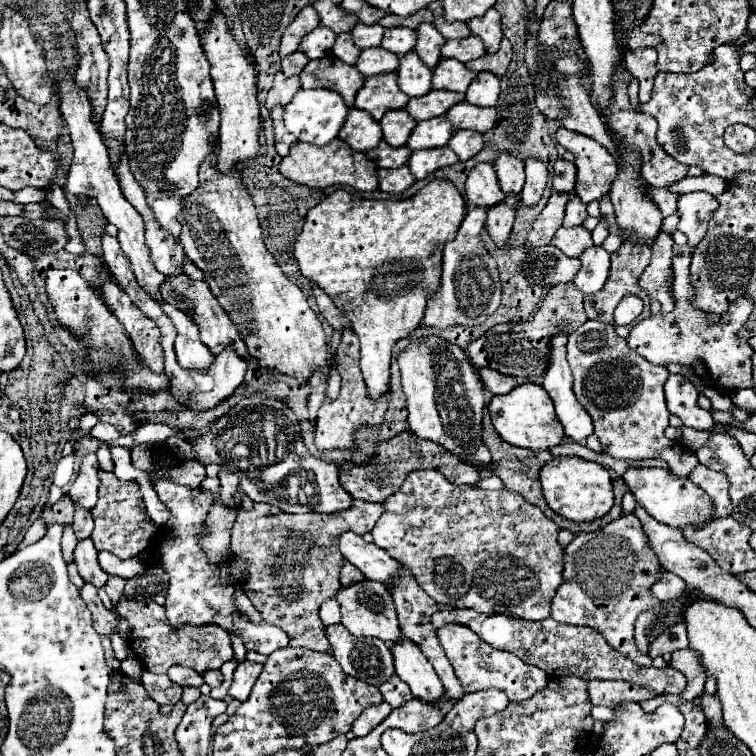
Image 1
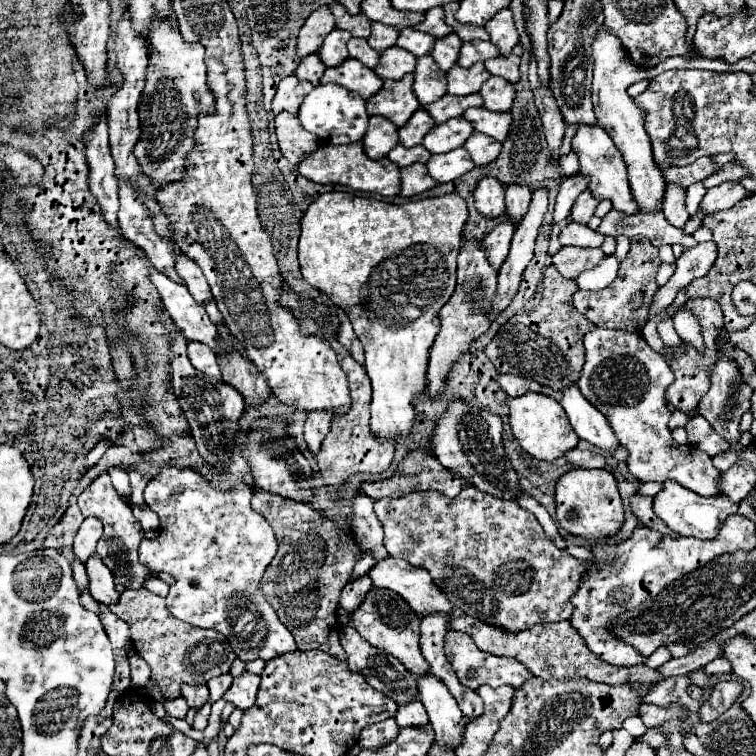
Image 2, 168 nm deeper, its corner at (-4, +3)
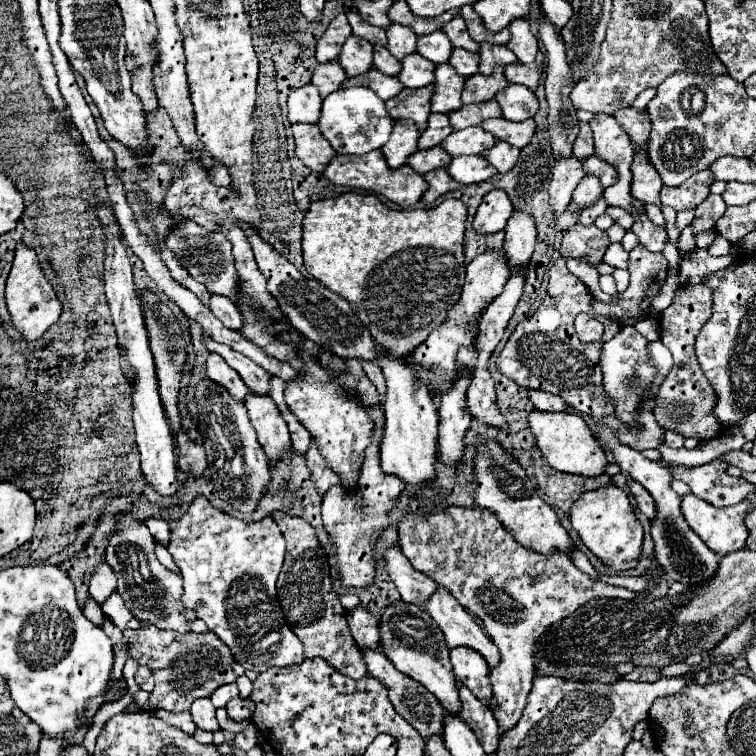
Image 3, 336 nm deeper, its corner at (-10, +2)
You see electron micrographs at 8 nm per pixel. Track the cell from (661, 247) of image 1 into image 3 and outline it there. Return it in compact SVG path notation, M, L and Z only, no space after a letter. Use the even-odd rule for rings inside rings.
M708 170L704 172L698 172L694 176L690 176L684 184L680 186L664 186L662 192L660 192L660 200L666 204L666 206L672 206L676 212L682 212L682 210L692 210L696 208L710 192L708 192L708 186L712 184L712 176L708 176Z

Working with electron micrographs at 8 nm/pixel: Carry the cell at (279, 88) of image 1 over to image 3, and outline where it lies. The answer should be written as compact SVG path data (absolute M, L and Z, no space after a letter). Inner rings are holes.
M304 84L288 94L288 120L294 122L310 122L316 124L320 118L322 98L318 88L312 84Z

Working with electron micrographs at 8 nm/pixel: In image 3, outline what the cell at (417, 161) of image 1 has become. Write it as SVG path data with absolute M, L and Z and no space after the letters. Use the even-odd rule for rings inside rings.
M456 156L446 170L460 184L482 182L496 174L496 168L492 168L484 156Z

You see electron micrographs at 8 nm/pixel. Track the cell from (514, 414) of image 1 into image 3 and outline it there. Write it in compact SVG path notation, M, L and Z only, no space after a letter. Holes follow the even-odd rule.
M534 410L528 414L530 430L536 438L536 446L542 452L544 460L560 472L570 474L582 474L582 476L598 476L604 472L606 466L606 454L602 446L592 436L588 424L582 416L570 414L570 412L540 412Z

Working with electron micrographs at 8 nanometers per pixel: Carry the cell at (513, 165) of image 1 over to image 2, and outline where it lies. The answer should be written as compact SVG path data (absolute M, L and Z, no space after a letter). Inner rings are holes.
M508 185L506 187L506 215L508 221L518 225L526 215L526 207L530 205L530 189L522 185Z

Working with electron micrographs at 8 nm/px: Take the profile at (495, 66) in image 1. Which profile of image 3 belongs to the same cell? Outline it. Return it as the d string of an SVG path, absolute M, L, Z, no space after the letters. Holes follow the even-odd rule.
M538 52L536 60L530 62L530 64L522 64L522 62L508 64L508 66L504 66L504 76L510 82L522 84L522 86L526 86L530 90L536 90L540 74L542 74L542 60L544 60L544 56L542 56L542 52Z

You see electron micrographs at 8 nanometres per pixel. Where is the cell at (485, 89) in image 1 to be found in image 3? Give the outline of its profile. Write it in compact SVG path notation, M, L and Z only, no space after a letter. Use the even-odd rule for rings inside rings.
M508 84L502 92L496 94L496 100L502 108L502 116L512 122L532 118L538 110L538 100L534 92L524 88L522 84Z

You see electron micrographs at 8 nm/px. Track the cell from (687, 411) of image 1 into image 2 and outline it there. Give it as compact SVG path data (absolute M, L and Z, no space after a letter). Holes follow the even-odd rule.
M696 415L692 421L688 421L686 431L688 431L690 445L702 449L710 457L730 451L730 443L726 443L726 439L722 439L702 415Z

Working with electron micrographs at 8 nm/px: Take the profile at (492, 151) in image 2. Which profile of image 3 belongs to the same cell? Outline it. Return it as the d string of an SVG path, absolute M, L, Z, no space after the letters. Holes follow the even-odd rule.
M498 140L492 148L488 148L488 152L484 152L484 158L486 158L498 172L504 174L504 172L508 172L508 170L516 164L518 154L520 154L518 148L510 146L510 144L502 142L502 140Z

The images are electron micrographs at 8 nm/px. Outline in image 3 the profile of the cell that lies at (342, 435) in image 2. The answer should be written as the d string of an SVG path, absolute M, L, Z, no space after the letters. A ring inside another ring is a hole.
M358 378L356 386L356 396L360 398L362 408L374 422L374 432L370 436L370 446L366 448L366 456L360 468L358 484L354 490L342 488L342 484L334 484L324 496L322 496L322 524L332 536L332 544L336 546L336 558L338 558L338 572L340 580L346 586L366 586L374 578L374 550L372 544L380 536L380 532L388 526L386 512L396 504L398 494L404 490L404 482L394 476L386 474L380 466L380 456L378 456L378 446L382 440L382 428L384 428L384 410L380 402L380 394L376 392L374 384L366 378Z

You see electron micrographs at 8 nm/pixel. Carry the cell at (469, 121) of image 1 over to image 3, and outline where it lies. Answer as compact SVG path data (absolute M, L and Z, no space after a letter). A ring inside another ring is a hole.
M488 118L482 122L484 130L490 132L494 138L504 140L516 148L524 148L524 144L530 142L534 134L534 120L522 120L522 122L512 122L506 118Z

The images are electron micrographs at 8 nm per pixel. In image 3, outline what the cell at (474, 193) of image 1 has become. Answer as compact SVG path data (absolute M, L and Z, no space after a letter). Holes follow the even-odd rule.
M494 188L482 198L482 204L476 212L472 226L480 234L492 234L492 232L504 230L512 210L514 208L512 208L512 202L508 200L508 194L502 188Z

